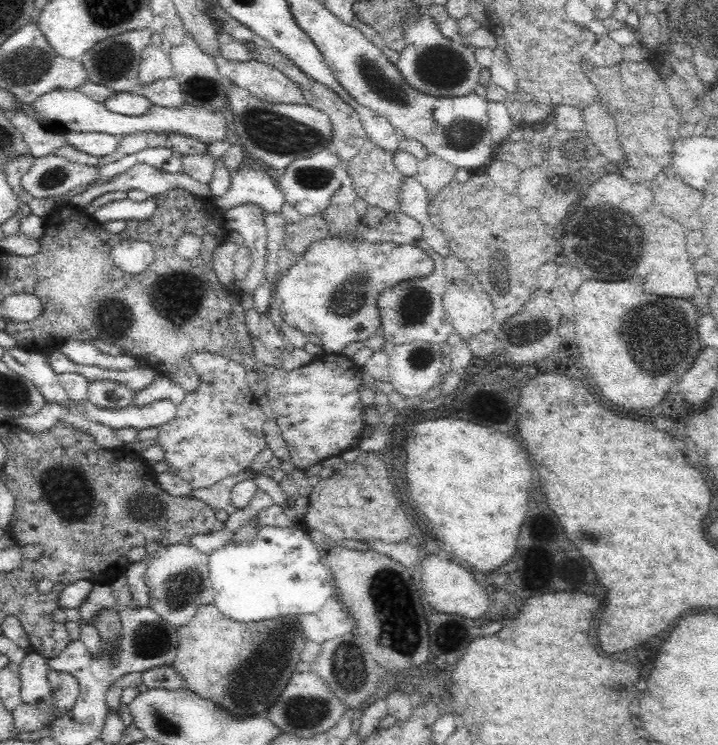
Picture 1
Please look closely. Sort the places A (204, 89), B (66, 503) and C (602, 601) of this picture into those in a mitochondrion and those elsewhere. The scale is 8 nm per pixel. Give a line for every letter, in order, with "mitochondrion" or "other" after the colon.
A: mitochondrion
B: mitochondrion
C: other

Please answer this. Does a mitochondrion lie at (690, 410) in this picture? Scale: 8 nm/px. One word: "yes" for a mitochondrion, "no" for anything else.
no

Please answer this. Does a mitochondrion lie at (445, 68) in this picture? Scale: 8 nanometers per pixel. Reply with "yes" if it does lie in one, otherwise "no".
yes

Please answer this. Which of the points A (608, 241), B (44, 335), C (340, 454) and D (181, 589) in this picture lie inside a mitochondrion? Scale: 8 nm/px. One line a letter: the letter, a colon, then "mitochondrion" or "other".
A: mitochondrion
B: other
C: other
D: mitochondrion

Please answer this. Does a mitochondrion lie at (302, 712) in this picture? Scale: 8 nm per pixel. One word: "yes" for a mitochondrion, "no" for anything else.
yes

